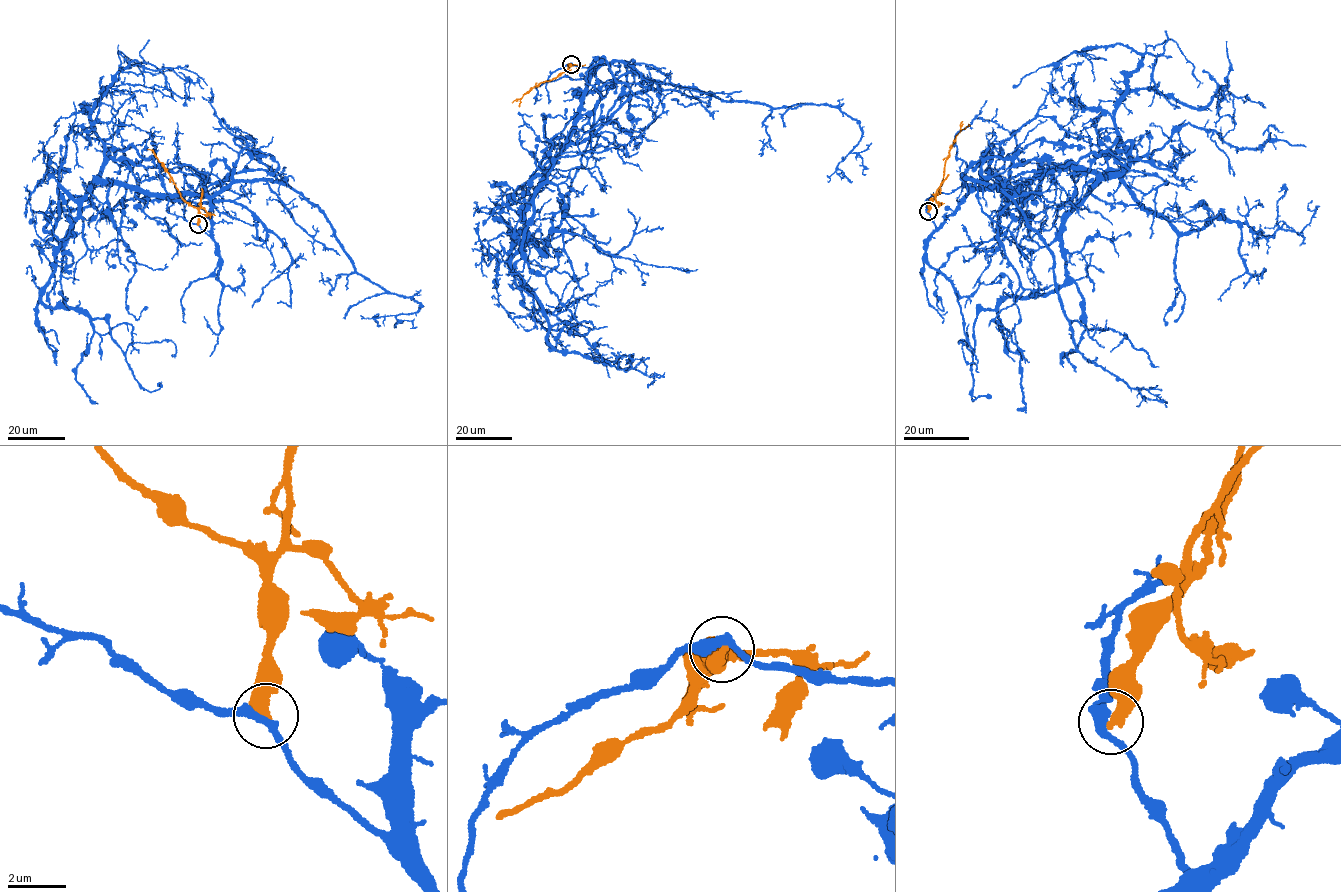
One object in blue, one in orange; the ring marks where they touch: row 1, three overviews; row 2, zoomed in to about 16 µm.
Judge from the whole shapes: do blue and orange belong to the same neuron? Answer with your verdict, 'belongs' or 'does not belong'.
does not belong

